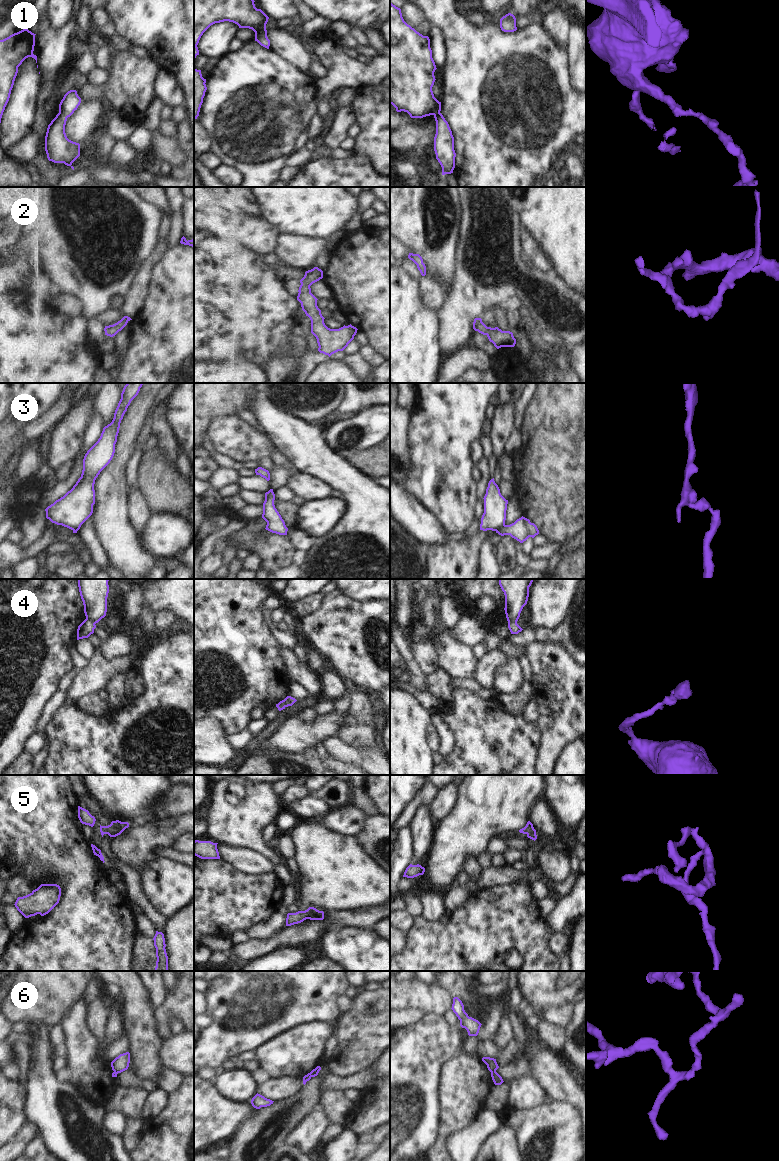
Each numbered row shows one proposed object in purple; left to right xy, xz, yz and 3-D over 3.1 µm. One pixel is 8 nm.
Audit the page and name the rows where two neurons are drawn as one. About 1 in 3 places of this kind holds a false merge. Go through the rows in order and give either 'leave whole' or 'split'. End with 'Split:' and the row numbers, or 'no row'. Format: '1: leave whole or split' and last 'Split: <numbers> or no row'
1: leave whole
2: leave whole
3: split
4: split
5: leave whole
6: split
Split: 3, 4, 6

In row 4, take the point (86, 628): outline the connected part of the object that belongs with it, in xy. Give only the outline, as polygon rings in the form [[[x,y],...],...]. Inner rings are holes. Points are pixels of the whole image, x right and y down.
[[[85,619],[77,629],[77,640],[88,638],[91,634],[94,633],[94,629],[96,628],[95,623],[91,620]]]

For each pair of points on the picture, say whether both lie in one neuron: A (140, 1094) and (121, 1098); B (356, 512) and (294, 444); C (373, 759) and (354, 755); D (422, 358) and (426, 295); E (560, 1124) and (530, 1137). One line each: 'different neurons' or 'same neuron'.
A: same neuron
B: same neuron
C: same neuron
D: different neurons
E: same neuron

